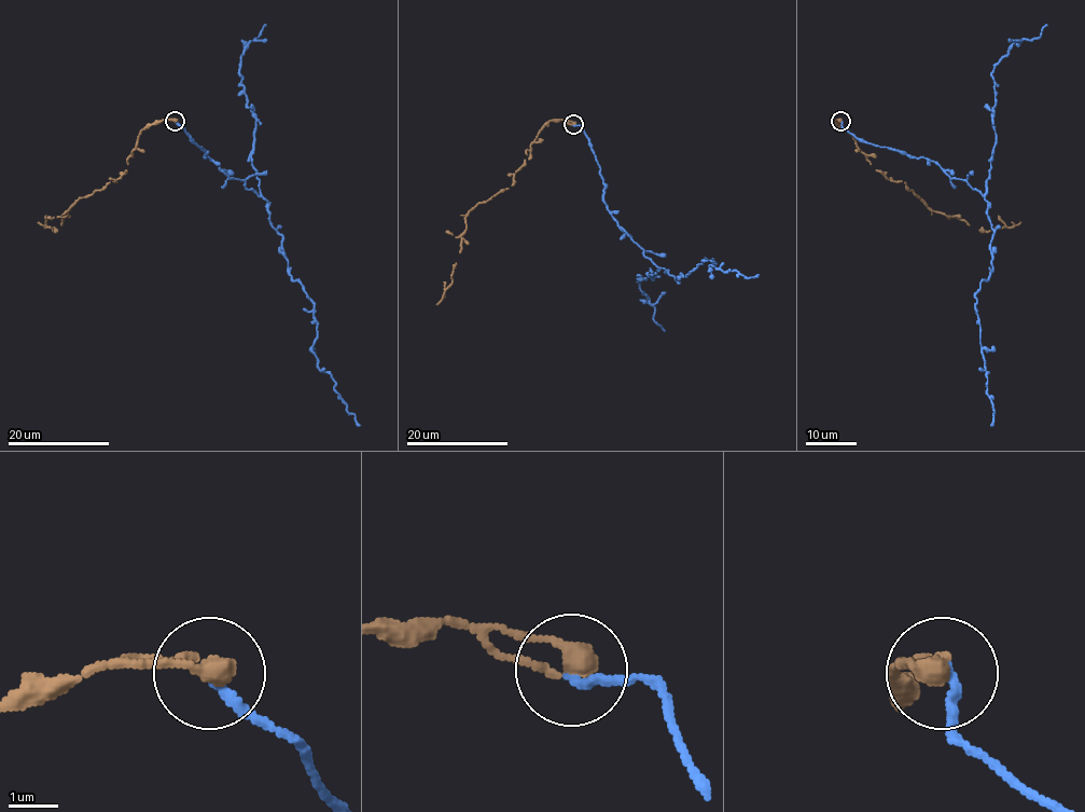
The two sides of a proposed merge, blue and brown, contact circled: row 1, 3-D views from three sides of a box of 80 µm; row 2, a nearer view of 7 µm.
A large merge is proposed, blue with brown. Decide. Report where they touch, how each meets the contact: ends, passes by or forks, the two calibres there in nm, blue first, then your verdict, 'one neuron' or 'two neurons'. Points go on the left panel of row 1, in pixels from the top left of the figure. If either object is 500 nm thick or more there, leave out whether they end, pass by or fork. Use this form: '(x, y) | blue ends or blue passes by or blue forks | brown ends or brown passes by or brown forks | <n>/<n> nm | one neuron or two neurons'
(175, 121) | blue ends | brown passes by | 190/320 nm | one neuron

